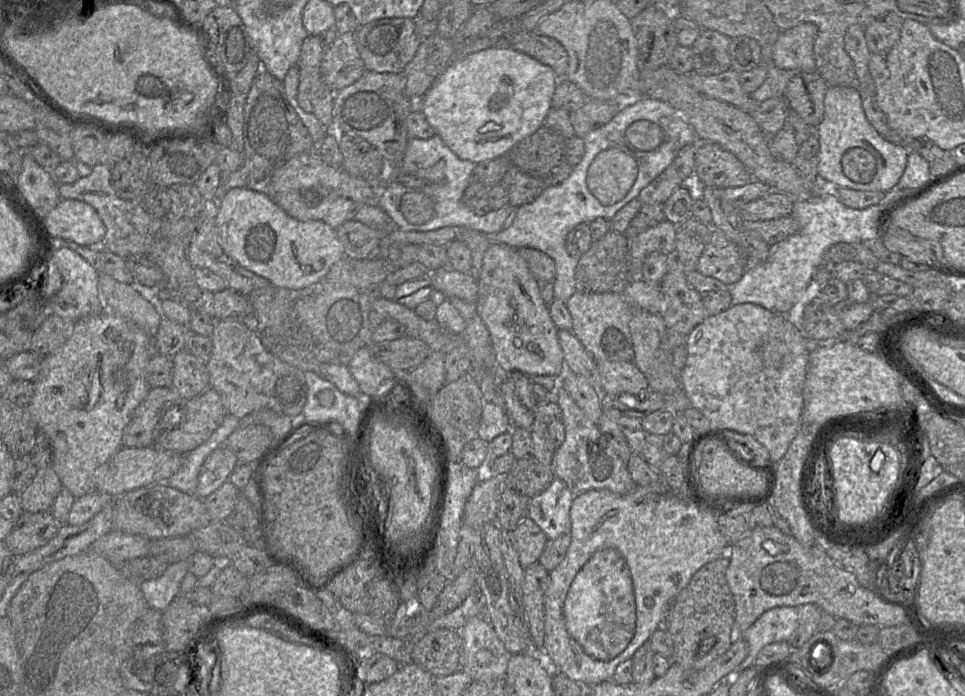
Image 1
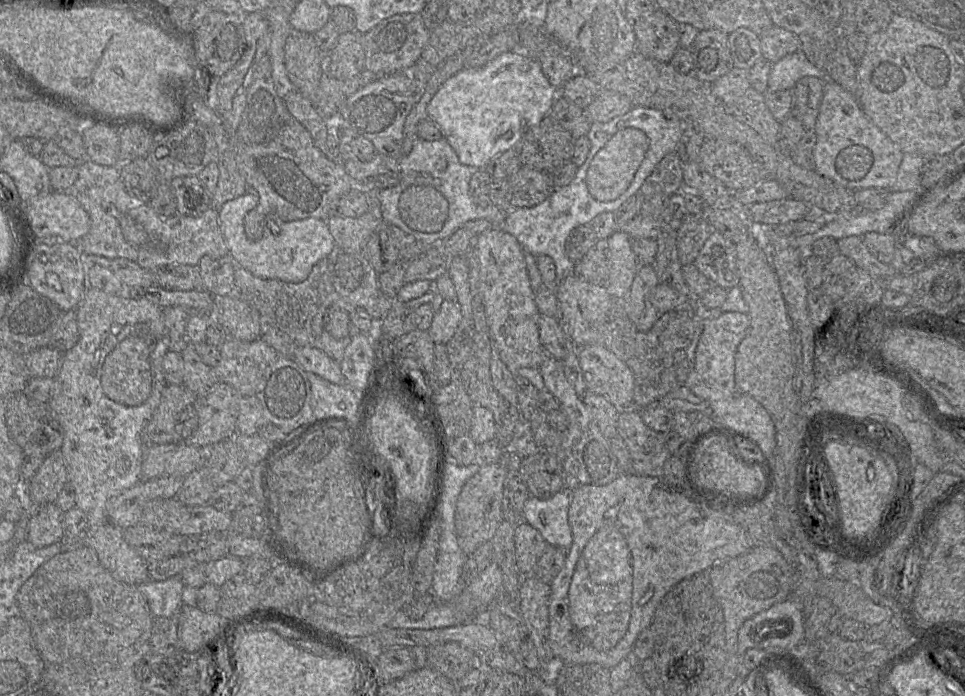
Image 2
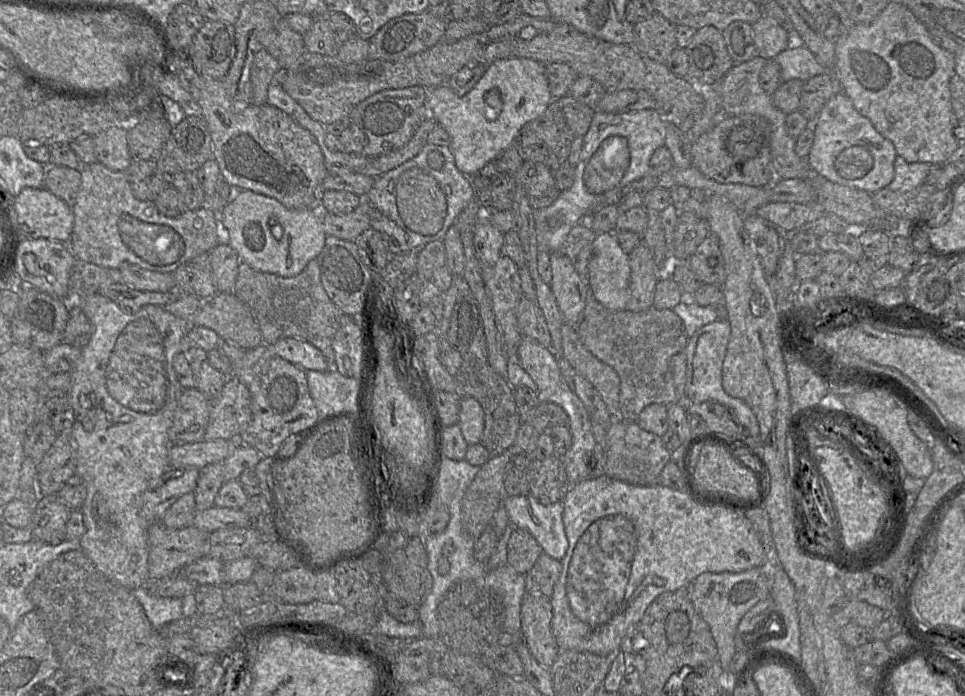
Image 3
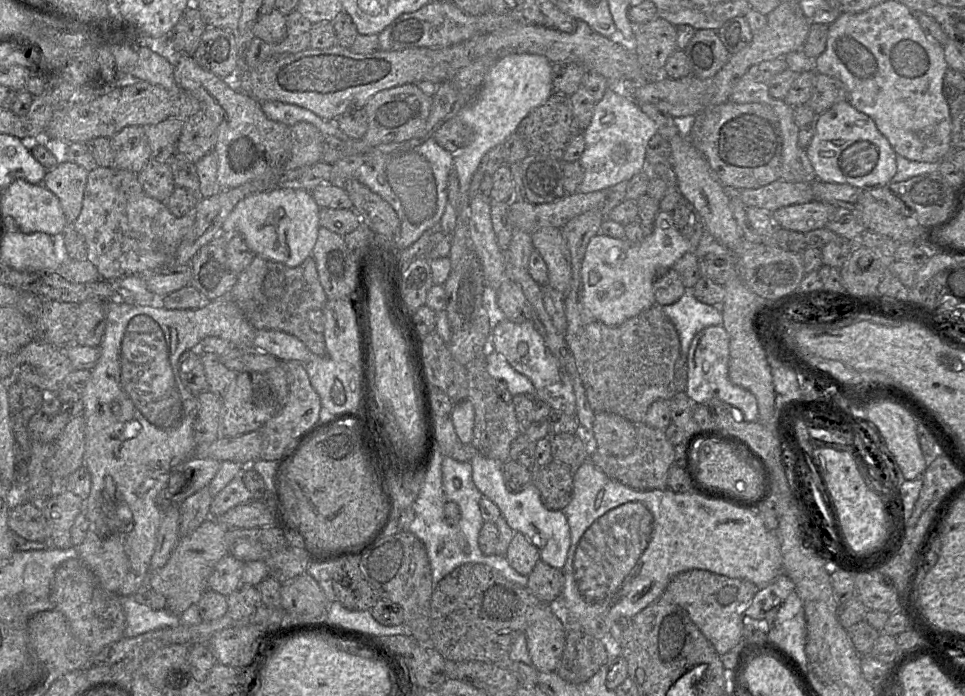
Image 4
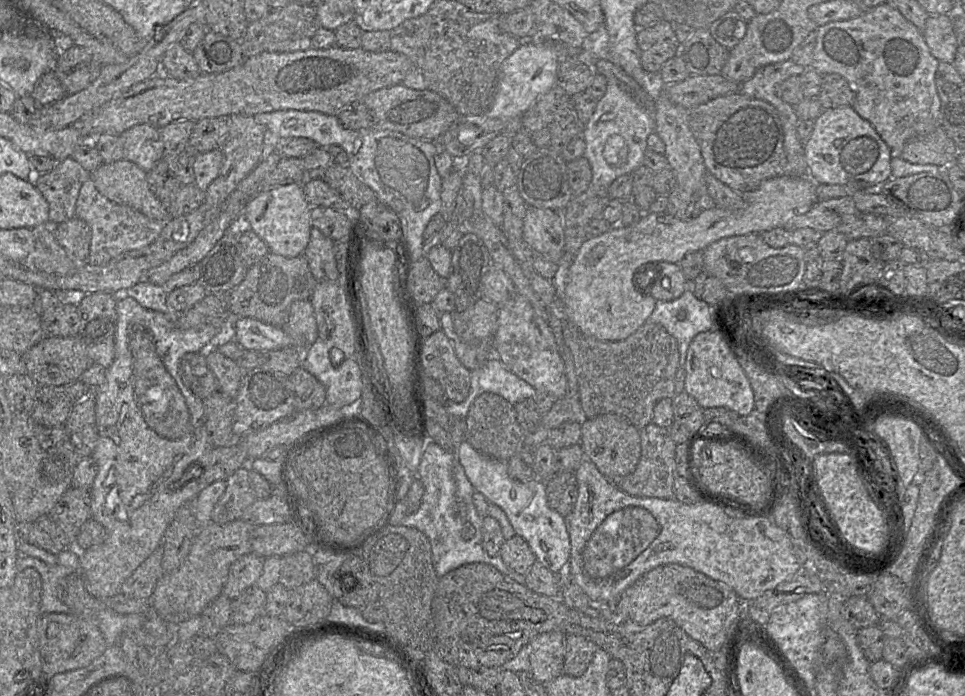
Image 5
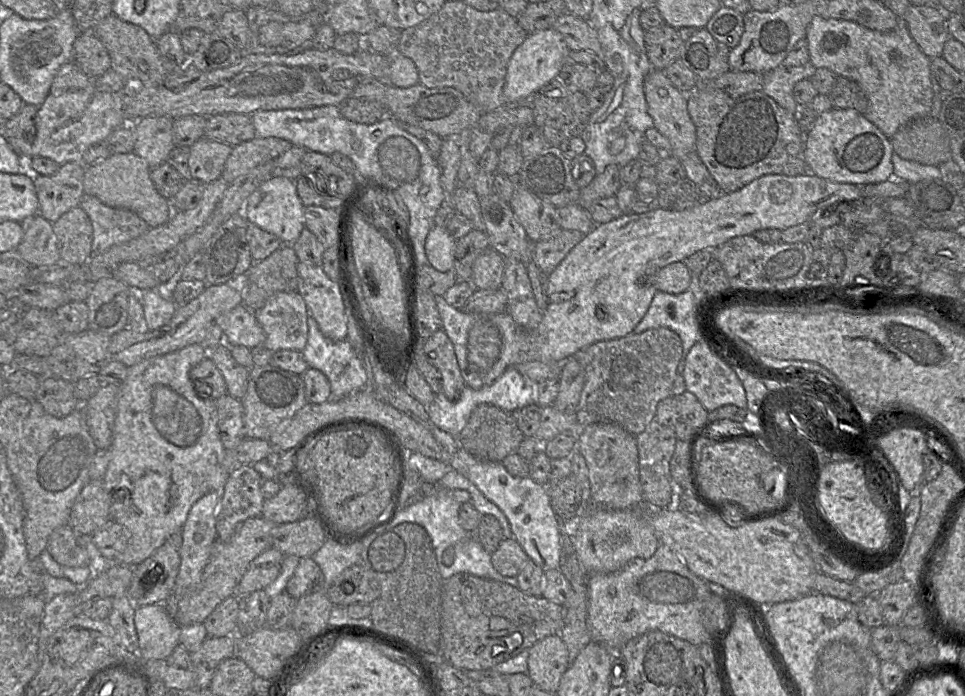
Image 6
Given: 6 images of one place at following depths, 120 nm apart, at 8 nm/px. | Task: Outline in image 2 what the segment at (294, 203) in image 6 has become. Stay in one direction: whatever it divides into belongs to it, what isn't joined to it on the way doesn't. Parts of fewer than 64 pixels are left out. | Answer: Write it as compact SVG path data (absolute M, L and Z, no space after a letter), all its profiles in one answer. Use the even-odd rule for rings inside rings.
M247 185L247 192L225 202L218 219L231 259L254 276L283 282L300 283L313 266L328 256L335 246L326 220L306 218L284 221L274 214L256 215L258 196Z

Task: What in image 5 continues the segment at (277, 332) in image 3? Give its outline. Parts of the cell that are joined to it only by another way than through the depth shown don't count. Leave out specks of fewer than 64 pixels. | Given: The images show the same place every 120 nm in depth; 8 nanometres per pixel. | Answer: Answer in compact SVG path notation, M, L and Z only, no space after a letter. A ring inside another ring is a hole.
M269 252L259 262L249 267L242 282L228 294L228 313L282 327L288 319L291 304L297 300L309 300L317 282L303 254L289 258Z

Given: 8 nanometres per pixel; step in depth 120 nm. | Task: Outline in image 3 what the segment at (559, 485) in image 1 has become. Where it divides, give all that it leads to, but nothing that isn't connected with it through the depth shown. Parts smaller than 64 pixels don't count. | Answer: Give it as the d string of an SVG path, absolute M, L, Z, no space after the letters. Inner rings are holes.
M531 494L505 496L502 507L507 511L510 525L529 532L543 553L562 560L569 542L563 524L563 502L541 505Z

